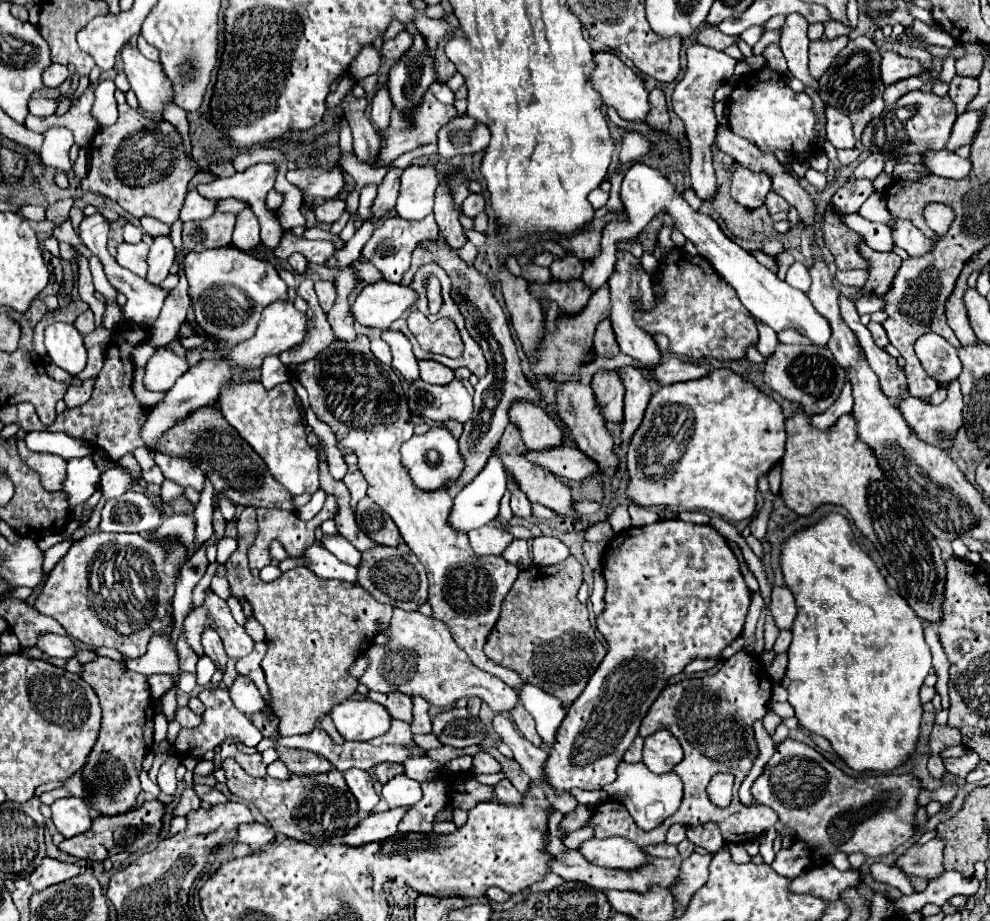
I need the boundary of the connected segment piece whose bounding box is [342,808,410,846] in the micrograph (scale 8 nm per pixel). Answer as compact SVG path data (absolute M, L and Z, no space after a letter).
M392 808L392 810L380 812L380 814L368 814L354 830L350 830L342 836L342 842L350 844L350 846L362 846L362 844L370 844L370 842L388 840L390 836L394 836L398 832L398 824L408 810L410 808Z

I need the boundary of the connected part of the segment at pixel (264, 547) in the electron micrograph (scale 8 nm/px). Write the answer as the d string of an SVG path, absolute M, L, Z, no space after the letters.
M328 496L324 508L322 508L312 520L308 520L308 522L300 520L296 512L286 512L286 510L282 512L282 510L276 510L276 508L272 508L272 510L268 510L268 508L256 508L256 520L258 520L258 528L260 528L260 532L258 532L254 544L250 546L250 552L248 552L250 568L262 570L262 568L270 564L272 556L270 556L268 548L270 548L272 540L278 540L290 556L294 556L294 558L300 556L300 554L304 552L304 548L312 546L312 542L316 540L316 530L320 528L320 524L322 524L324 520L328 520L328 518L334 518L336 512L338 512L338 508L336 508L336 498L334 498L334 496Z

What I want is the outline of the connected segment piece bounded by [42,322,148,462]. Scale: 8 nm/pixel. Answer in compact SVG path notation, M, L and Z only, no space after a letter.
M124 322L118 326L118 330L114 332L116 338L116 354L114 354L114 340L106 352L106 360L104 360L104 368L98 374L94 392L90 396L90 400L86 404L82 404L80 408L76 408L78 418L70 418L70 408L66 408L62 414L56 416L56 422L52 426L44 426L42 430L48 432L64 432L68 436L80 438L84 442L88 442L94 448L102 448L110 460L118 460L120 456L134 452L134 448L144 446L142 436L140 436L140 426L144 424L146 418L146 408L142 408L134 394L132 394L132 374L134 374L134 366L130 360L132 350L142 344L146 340L146 328L140 328L138 324L132 322Z

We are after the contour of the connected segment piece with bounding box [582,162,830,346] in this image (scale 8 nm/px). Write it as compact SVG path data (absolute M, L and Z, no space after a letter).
M642 162L632 164L630 170L624 176L624 182L622 182L622 188L620 188L620 198L624 200L624 206L628 210L628 222L608 224L602 230L602 252L594 260L588 260L586 266L584 266L582 280L586 284L590 284L592 290L606 284L610 274L614 272L616 242L634 238L636 230L644 230L644 226L650 222L650 218L654 218L660 212L666 212L666 214L672 216L674 228L680 230L698 248L700 256L704 256L712 264L712 268L736 290L740 302L746 306L746 310L752 316L760 318L764 324L768 324L776 332L790 326L790 328L796 328L800 334L808 336L814 344L826 346L826 342L830 340L830 324L826 322L824 316L820 316L814 310L810 298L804 292L800 292L800 290L788 286L786 282L778 280L778 276L774 272L770 272L766 266L762 266L752 254L742 250L734 240L726 238L724 232L720 230L720 226L710 216L692 210L688 206L688 202L682 198L682 194L676 192L674 184L660 170L650 168Z

